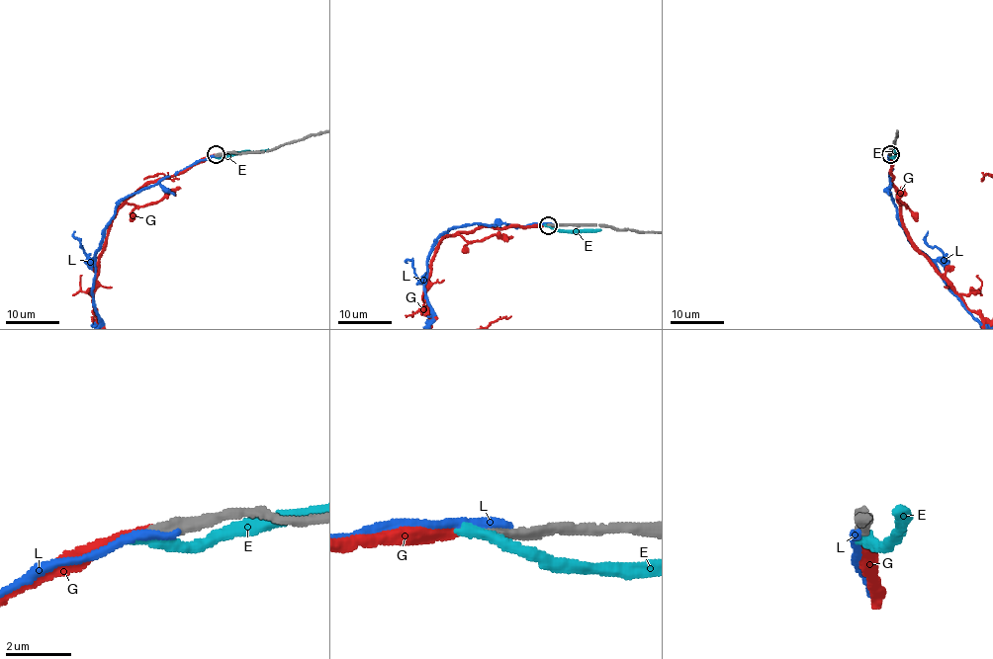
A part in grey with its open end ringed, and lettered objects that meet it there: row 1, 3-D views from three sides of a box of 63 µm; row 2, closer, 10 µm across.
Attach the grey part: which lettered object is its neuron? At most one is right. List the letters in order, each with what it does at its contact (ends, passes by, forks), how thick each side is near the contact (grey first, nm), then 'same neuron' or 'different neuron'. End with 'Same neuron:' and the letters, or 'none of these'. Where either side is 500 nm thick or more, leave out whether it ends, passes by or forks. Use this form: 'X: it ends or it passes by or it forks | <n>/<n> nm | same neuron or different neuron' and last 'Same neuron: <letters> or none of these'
E: it ends | 360/480 nm | different neuron
G: it ends | 340/160 nm | same neuron
L: it ends | 380/300 nm | different neuron
Same neuron: G

